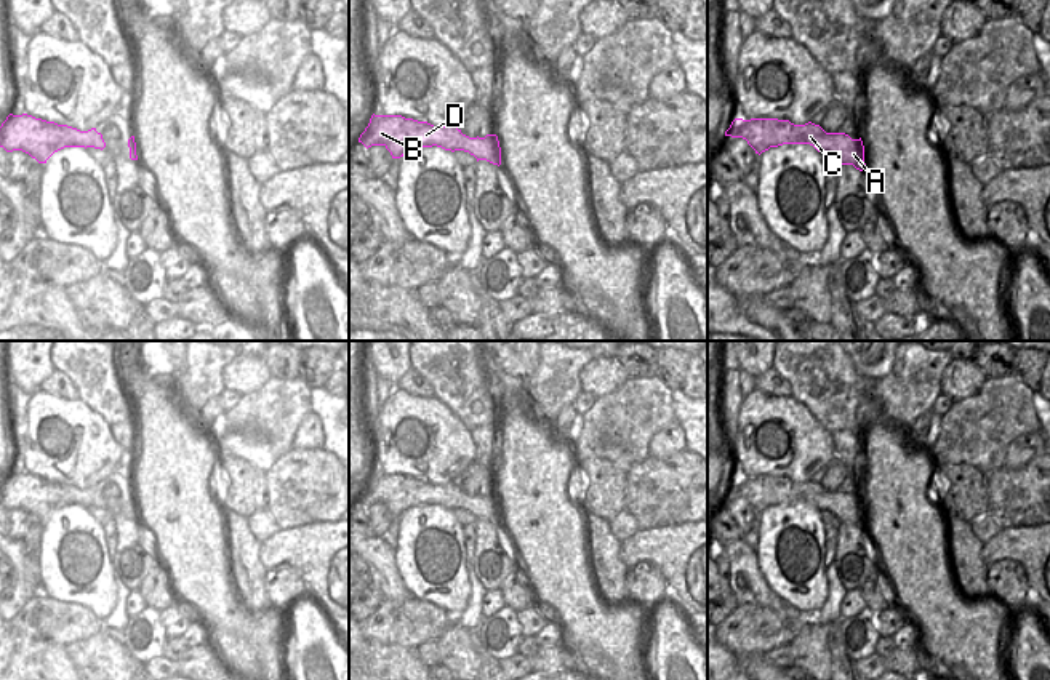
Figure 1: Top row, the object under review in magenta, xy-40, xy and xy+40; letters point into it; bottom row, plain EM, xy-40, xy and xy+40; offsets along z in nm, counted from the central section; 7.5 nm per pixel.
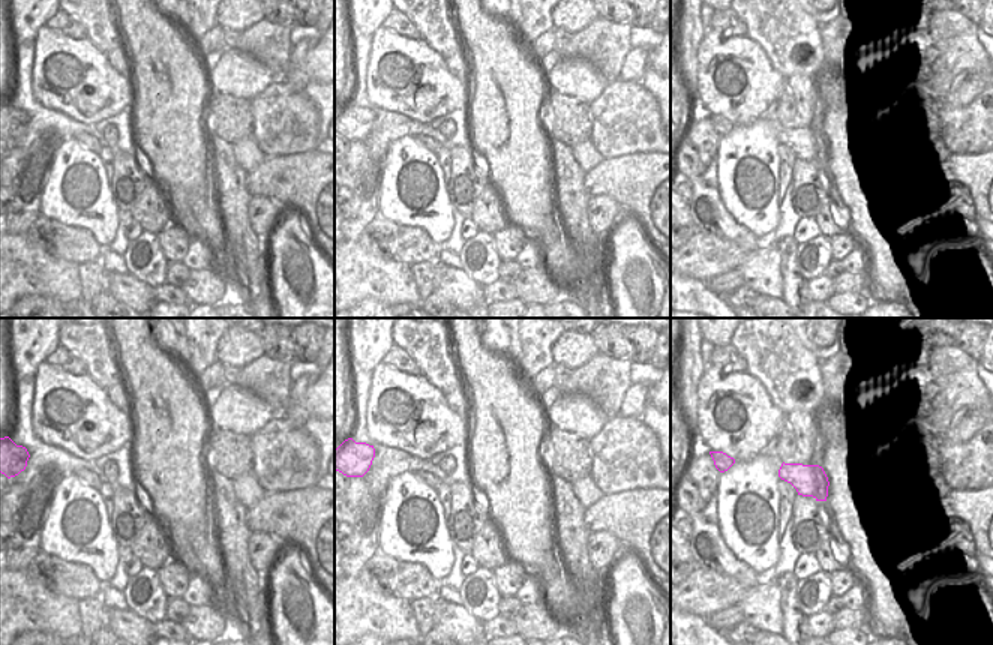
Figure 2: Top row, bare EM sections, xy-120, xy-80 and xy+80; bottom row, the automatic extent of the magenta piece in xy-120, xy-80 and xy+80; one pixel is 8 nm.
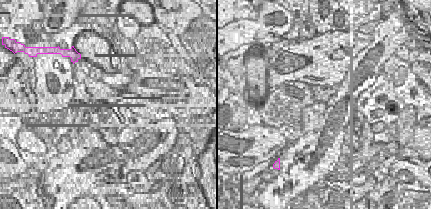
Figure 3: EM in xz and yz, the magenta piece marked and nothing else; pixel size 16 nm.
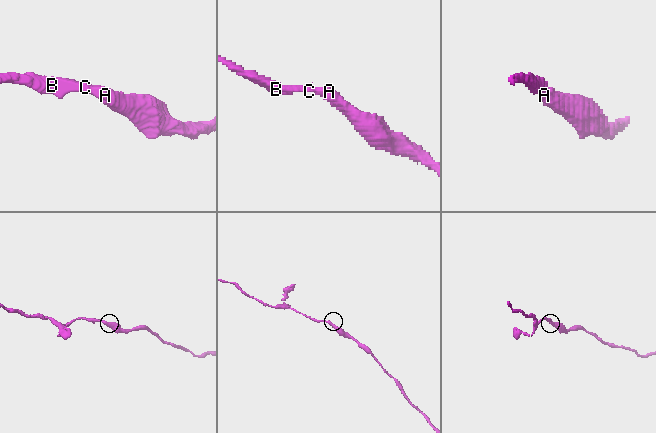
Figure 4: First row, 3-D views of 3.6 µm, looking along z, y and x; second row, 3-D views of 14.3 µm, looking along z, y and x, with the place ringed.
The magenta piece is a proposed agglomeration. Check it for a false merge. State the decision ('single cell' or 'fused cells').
single cell

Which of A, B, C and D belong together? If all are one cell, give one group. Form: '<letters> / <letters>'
A B C D

